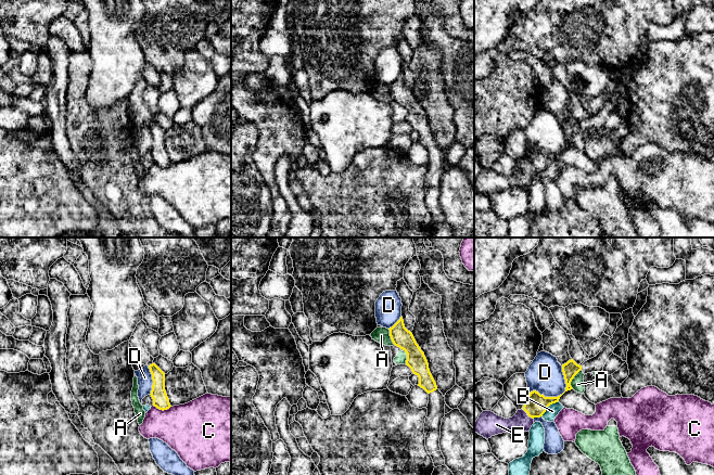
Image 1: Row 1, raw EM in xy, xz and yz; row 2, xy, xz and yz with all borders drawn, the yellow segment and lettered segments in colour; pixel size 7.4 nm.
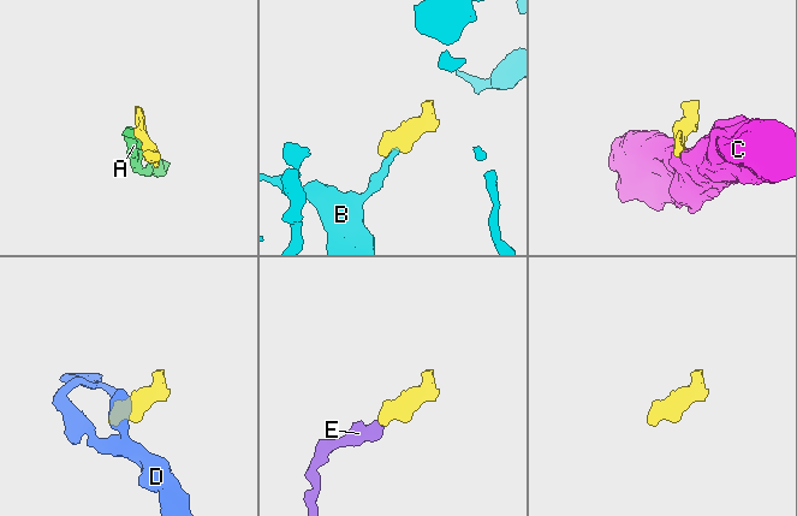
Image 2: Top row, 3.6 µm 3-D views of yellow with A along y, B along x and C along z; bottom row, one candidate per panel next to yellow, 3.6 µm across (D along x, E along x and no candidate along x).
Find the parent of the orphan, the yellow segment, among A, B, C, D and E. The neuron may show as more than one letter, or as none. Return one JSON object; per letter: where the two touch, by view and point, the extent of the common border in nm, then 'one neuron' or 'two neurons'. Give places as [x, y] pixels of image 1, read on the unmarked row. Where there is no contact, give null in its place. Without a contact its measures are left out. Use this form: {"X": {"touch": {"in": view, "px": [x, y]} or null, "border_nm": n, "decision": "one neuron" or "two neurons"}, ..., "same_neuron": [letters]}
{"A": {"touch": {"in": "yz", "px": [573, 135]}, "border_nm": 170, "decision": "two neurons"}, "B": {"touch": {"in": "yz", "px": [548, 163]}, "border_nm": 170, "decision": "two neurons"}, "C": {"touch": {"in": "xy", "px": [162, 166]}, "border_nm": 140, "decision": "two neurons"}, "D": {"touch": {"in": "yz", "px": [558, 153]}, "border_nm": 360, "decision": "two neurons"}, "E": {"touch": {"in": "yz", "px": [527, 171]}, "border_nm": 120, "decision": "one neuron"}, "same_neuron": ["E"]}

